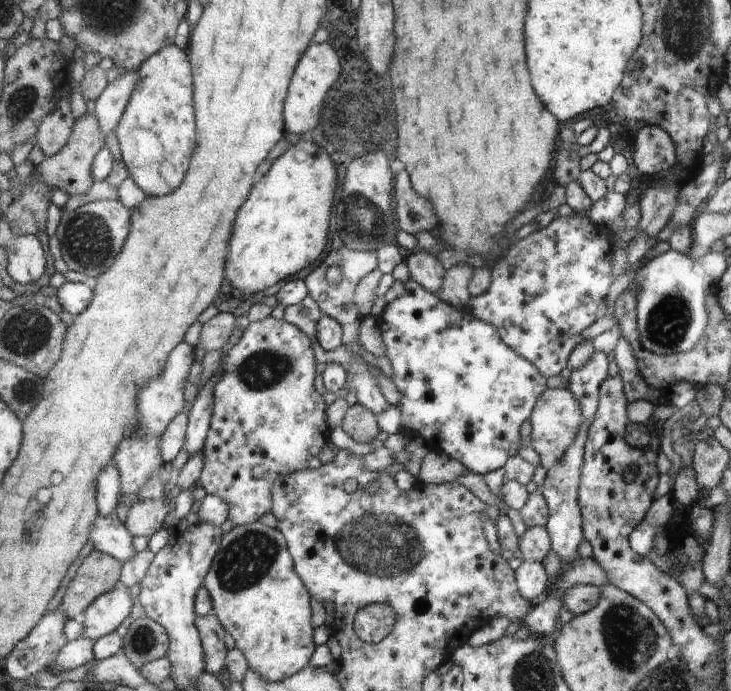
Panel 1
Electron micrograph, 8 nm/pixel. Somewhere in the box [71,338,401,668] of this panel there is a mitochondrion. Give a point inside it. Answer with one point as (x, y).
(248, 560)

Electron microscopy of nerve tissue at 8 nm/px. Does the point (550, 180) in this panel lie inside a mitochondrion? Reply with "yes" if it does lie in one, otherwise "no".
no

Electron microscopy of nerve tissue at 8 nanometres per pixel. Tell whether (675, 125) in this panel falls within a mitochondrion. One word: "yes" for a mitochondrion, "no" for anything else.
no

